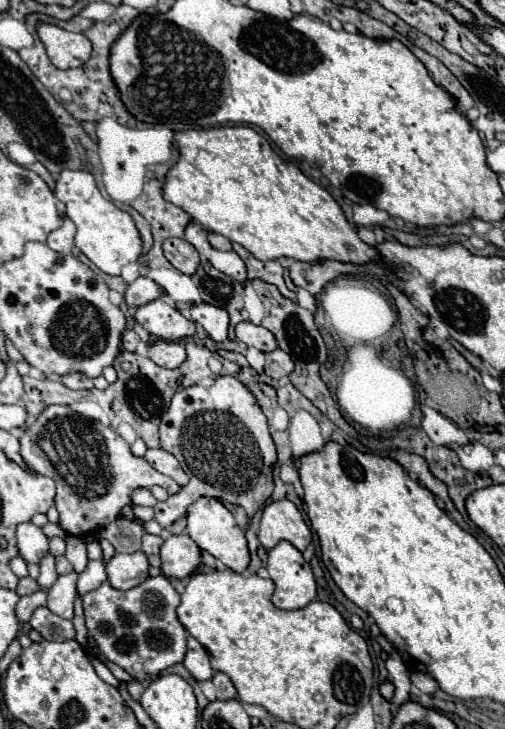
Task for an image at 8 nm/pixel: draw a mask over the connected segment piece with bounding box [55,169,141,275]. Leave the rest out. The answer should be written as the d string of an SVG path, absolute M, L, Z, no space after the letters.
M63 169L57 175L55 197L67 205L65 215L75 223L75 247L85 253L85 257L95 263L107 275L119 275L121 267L135 263L141 255L141 237L133 223L133 217L119 209L113 201L105 199L95 185L95 179L87 171Z

